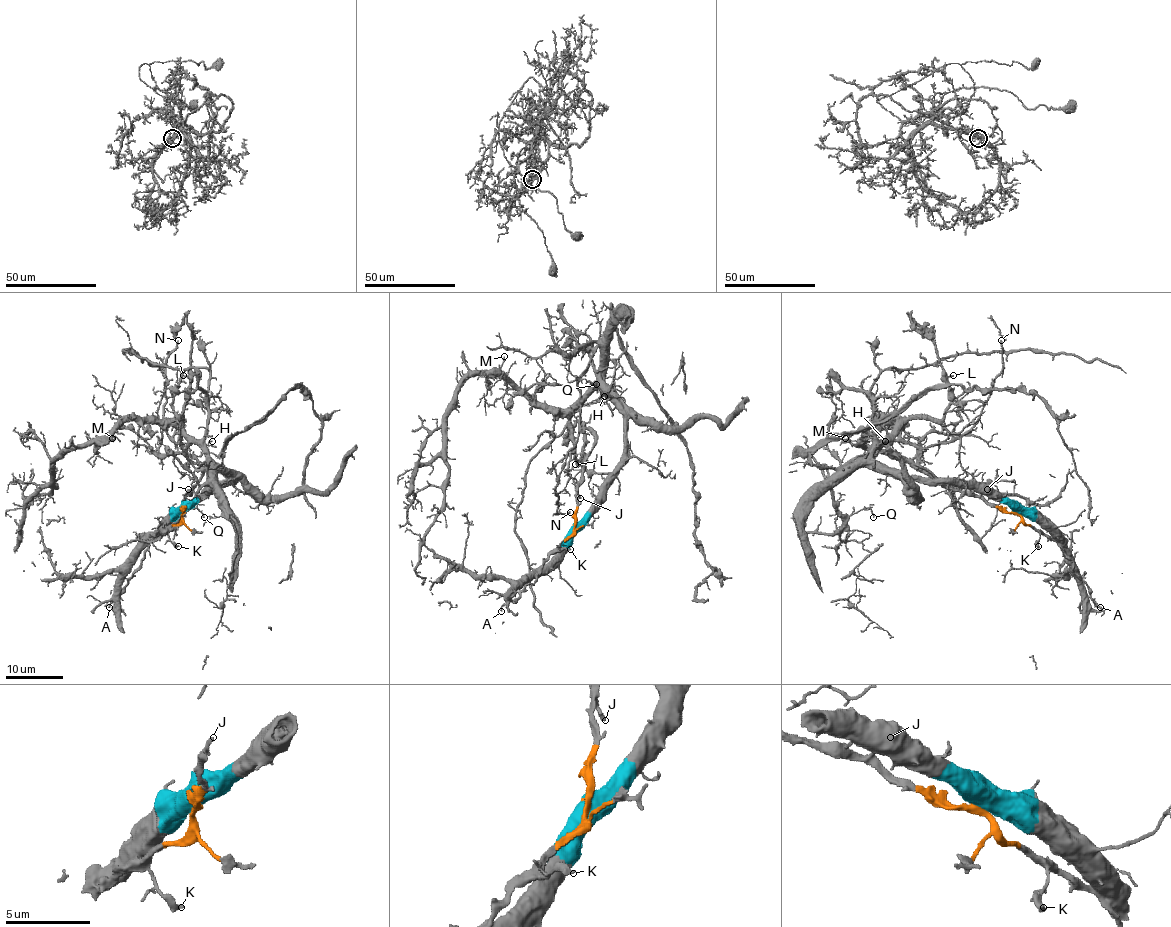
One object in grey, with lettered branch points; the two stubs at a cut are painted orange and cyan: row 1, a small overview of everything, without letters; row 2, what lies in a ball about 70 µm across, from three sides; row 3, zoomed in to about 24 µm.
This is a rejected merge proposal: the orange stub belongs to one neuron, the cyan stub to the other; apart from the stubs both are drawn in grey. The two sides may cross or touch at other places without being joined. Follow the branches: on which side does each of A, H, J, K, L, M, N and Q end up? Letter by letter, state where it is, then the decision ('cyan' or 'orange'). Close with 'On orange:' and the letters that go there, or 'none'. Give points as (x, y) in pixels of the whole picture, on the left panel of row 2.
A: place (109, 607); orange
H: place (212, 441); cyan
J: place (188, 489); orange
K: place (178, 546); orange
L: place (183, 375); cyan
M: place (112, 438); cyan
N: place (178, 340); orange
Q: place (204, 517); cyan
On orange: A, J, K, N

